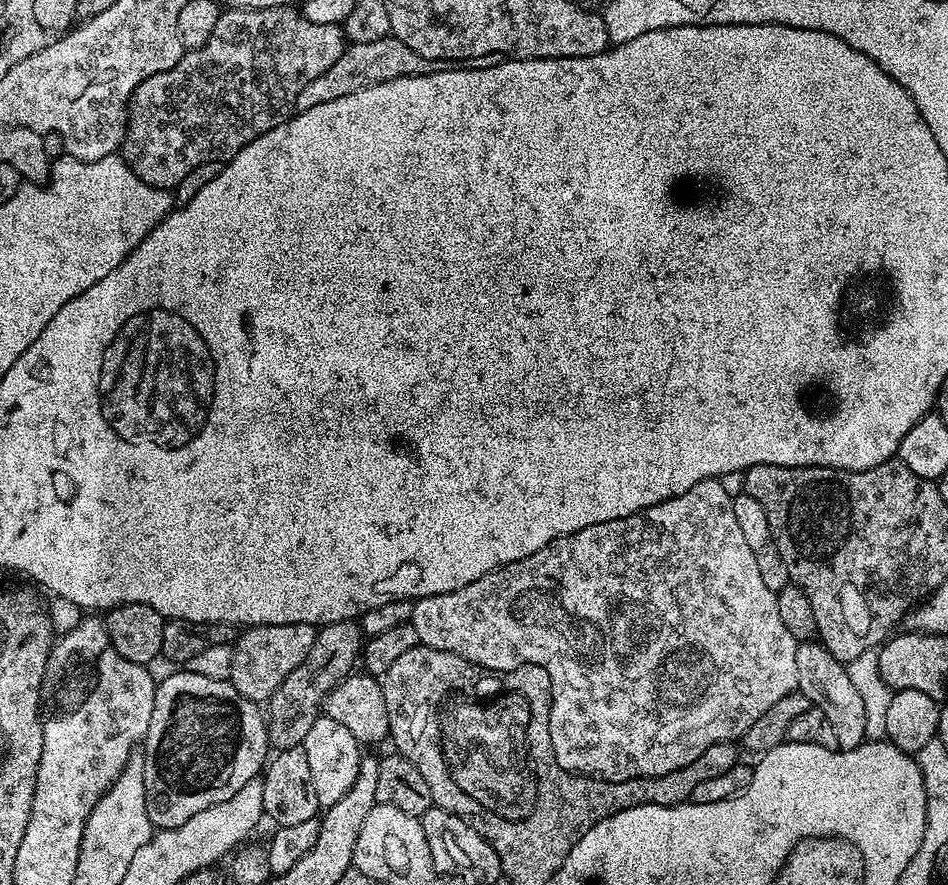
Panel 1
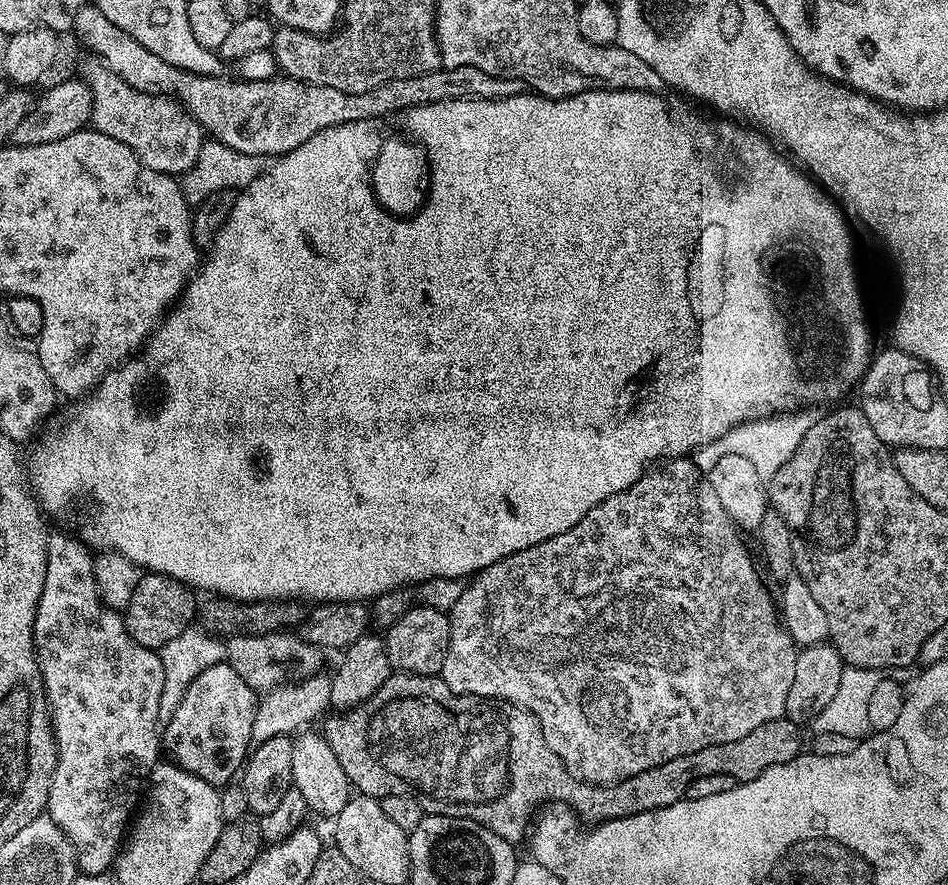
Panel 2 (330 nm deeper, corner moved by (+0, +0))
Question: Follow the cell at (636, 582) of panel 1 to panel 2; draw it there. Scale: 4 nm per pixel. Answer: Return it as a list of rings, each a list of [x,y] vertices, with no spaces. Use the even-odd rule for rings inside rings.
[[[677,458],[675,460],[665,460],[649,467],[644,475],[634,482],[626,490],[606,498],[598,506],[594,506],[578,522],[578,526],[570,526],[566,534],[558,534],[554,538],[546,538],[546,542],[538,542],[538,546],[530,546],[526,550],[518,550],[498,562],[494,566],[483,568],[465,583],[462,590],[462,598],[454,602],[451,612],[448,613],[450,622],[450,650],[446,650],[446,662],[440,671],[440,679],[450,686],[459,696],[474,696],[486,700],[504,700],[508,704],[517,704],[519,708],[527,708],[534,713],[536,721],[542,726],[542,734],[546,738],[548,748],[562,758],[562,762],[574,774],[574,778],[585,780],[591,784],[613,784],[622,782],[634,774],[642,774],[642,770],[650,770],[654,766],[662,766],[662,762],[670,762],[670,758],[682,758],[682,754],[694,754],[694,750],[702,750],[702,746],[718,746],[722,742],[738,742],[738,738],[746,738],[750,730],[755,730],[758,726],[763,726],[766,722],[774,722],[784,716],[786,710],[786,694],[790,694],[790,685],[794,683],[794,662],[798,647],[791,635],[784,627],[781,617],[778,615],[777,605],[768,597],[768,592],[764,589],[764,584],[760,581],[760,576],[756,573],[756,564],[752,561],[750,553],[744,549],[744,544],[740,541],[741,533],[732,523],[732,519],[726,514],[722,502],[718,502],[718,494],[710,486],[705,473],[696,467],[695,459]]]

